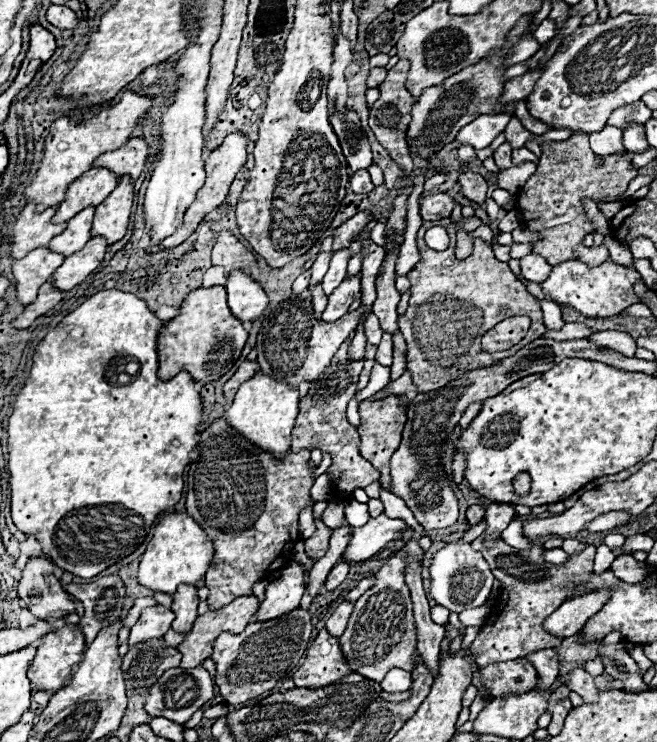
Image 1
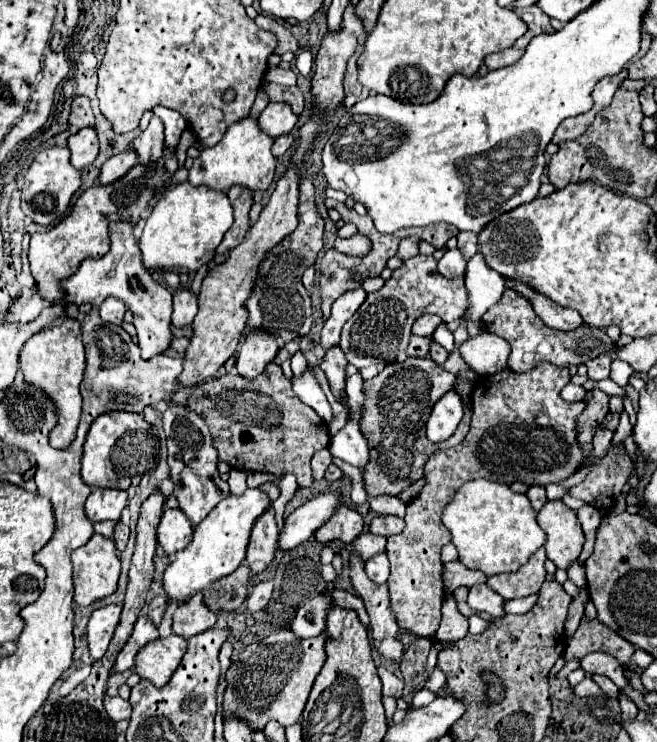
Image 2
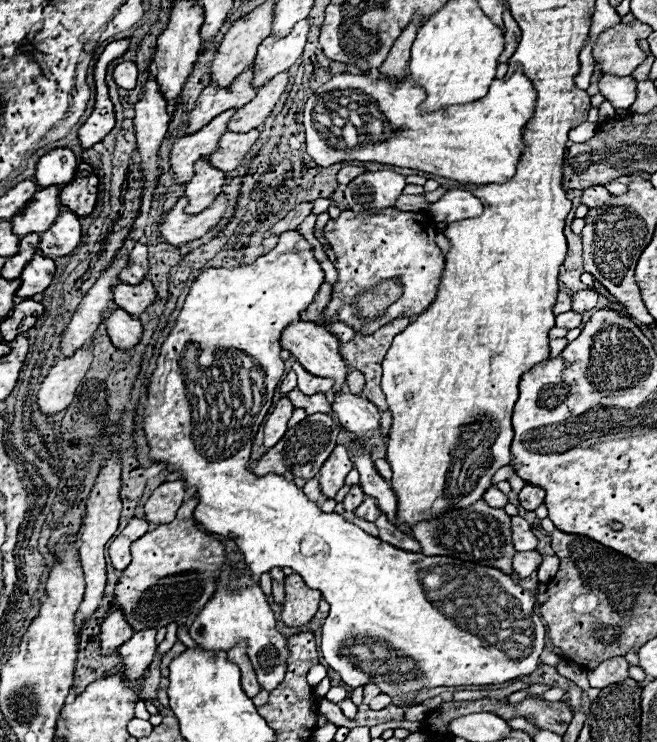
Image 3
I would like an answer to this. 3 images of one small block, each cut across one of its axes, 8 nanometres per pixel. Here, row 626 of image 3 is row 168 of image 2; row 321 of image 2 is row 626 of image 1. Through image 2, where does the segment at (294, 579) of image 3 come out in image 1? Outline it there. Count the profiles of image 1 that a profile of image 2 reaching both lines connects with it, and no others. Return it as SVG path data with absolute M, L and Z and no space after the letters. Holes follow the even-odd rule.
M238 596L232 604L220 610L208 610L204 616L198 616L192 632L178 646L182 652L180 668L196 668L206 658L210 658L216 636L222 632L244 632L244 628L252 622L258 612L260 600L256 596Z

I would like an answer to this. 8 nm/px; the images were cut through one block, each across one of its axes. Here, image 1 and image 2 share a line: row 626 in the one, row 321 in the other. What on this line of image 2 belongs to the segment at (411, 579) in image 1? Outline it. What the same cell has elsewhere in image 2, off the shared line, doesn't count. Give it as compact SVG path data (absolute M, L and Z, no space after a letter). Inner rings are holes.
M424 314L416 320L416 324L412 326L412 332L418 336L432 336L434 330L438 328L438 324L442 324L442 318L436 314Z

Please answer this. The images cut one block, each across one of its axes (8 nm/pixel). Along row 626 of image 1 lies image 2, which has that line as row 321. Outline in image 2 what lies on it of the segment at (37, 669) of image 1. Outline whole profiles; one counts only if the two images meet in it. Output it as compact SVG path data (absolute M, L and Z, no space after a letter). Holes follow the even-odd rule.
M64 318L58 326L42 328L24 344L20 352L20 370L24 372L26 382L36 388L42 388L58 408L58 424L50 432L50 444L54 448L66 448L76 436L76 426L82 410L82 396L78 386L82 382L84 368L86 358L82 346L82 330L80 322L74 318Z

